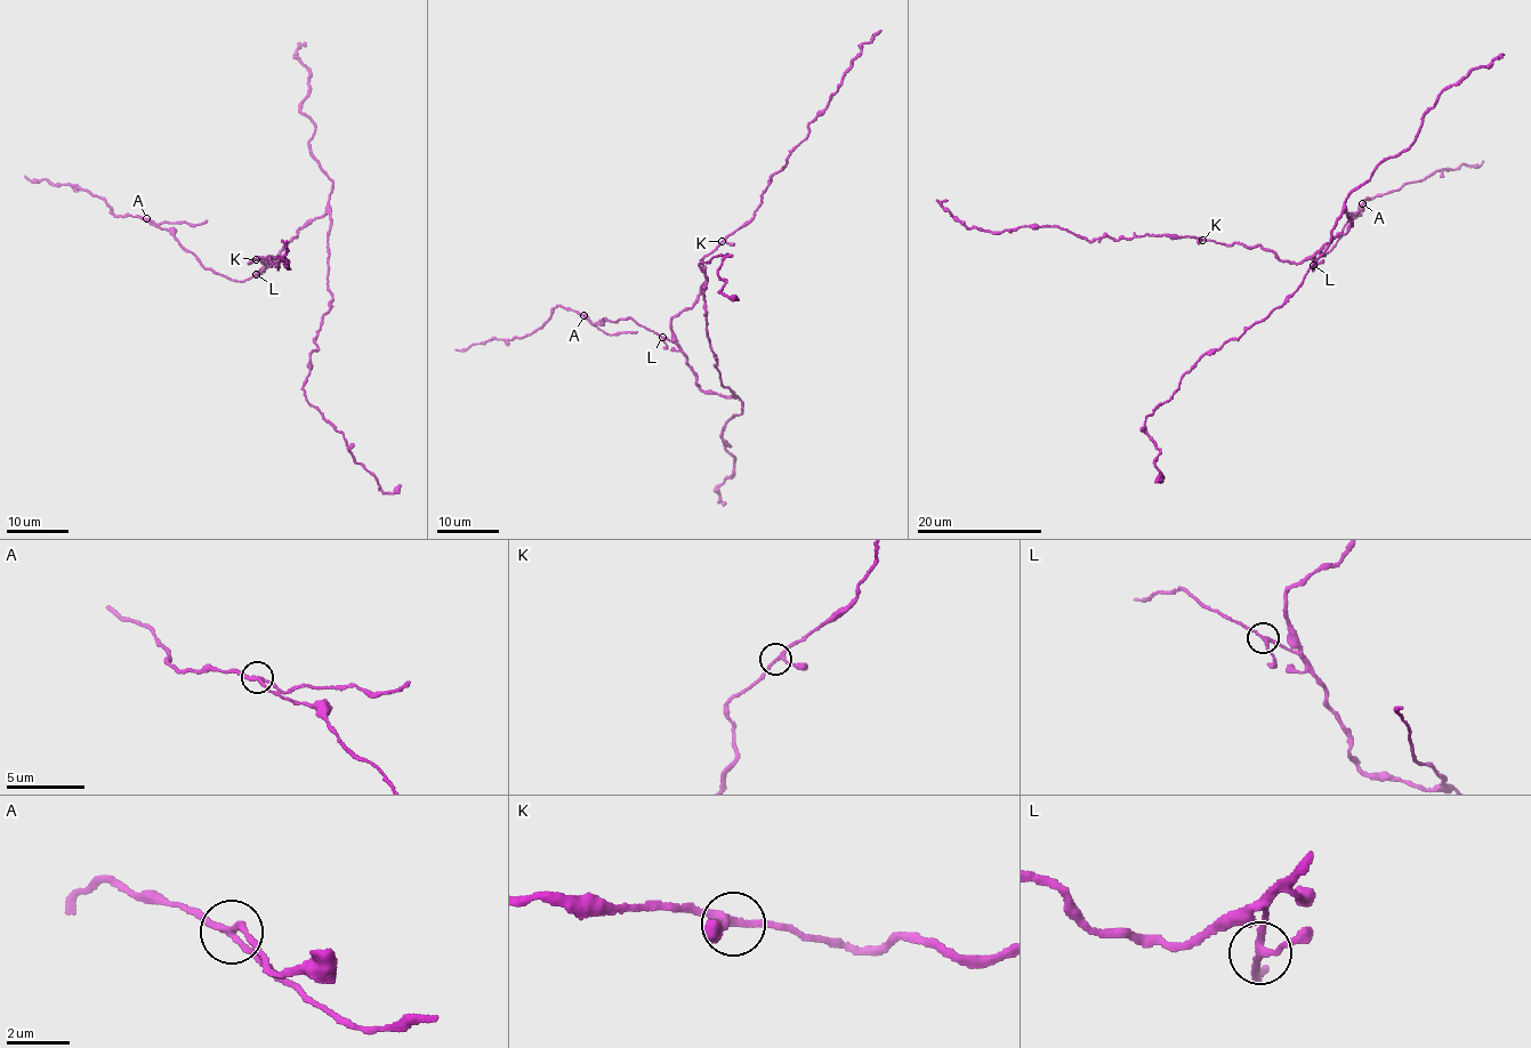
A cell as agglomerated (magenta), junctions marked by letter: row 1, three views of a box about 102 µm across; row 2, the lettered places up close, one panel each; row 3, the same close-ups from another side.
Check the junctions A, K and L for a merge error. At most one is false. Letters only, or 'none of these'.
A

